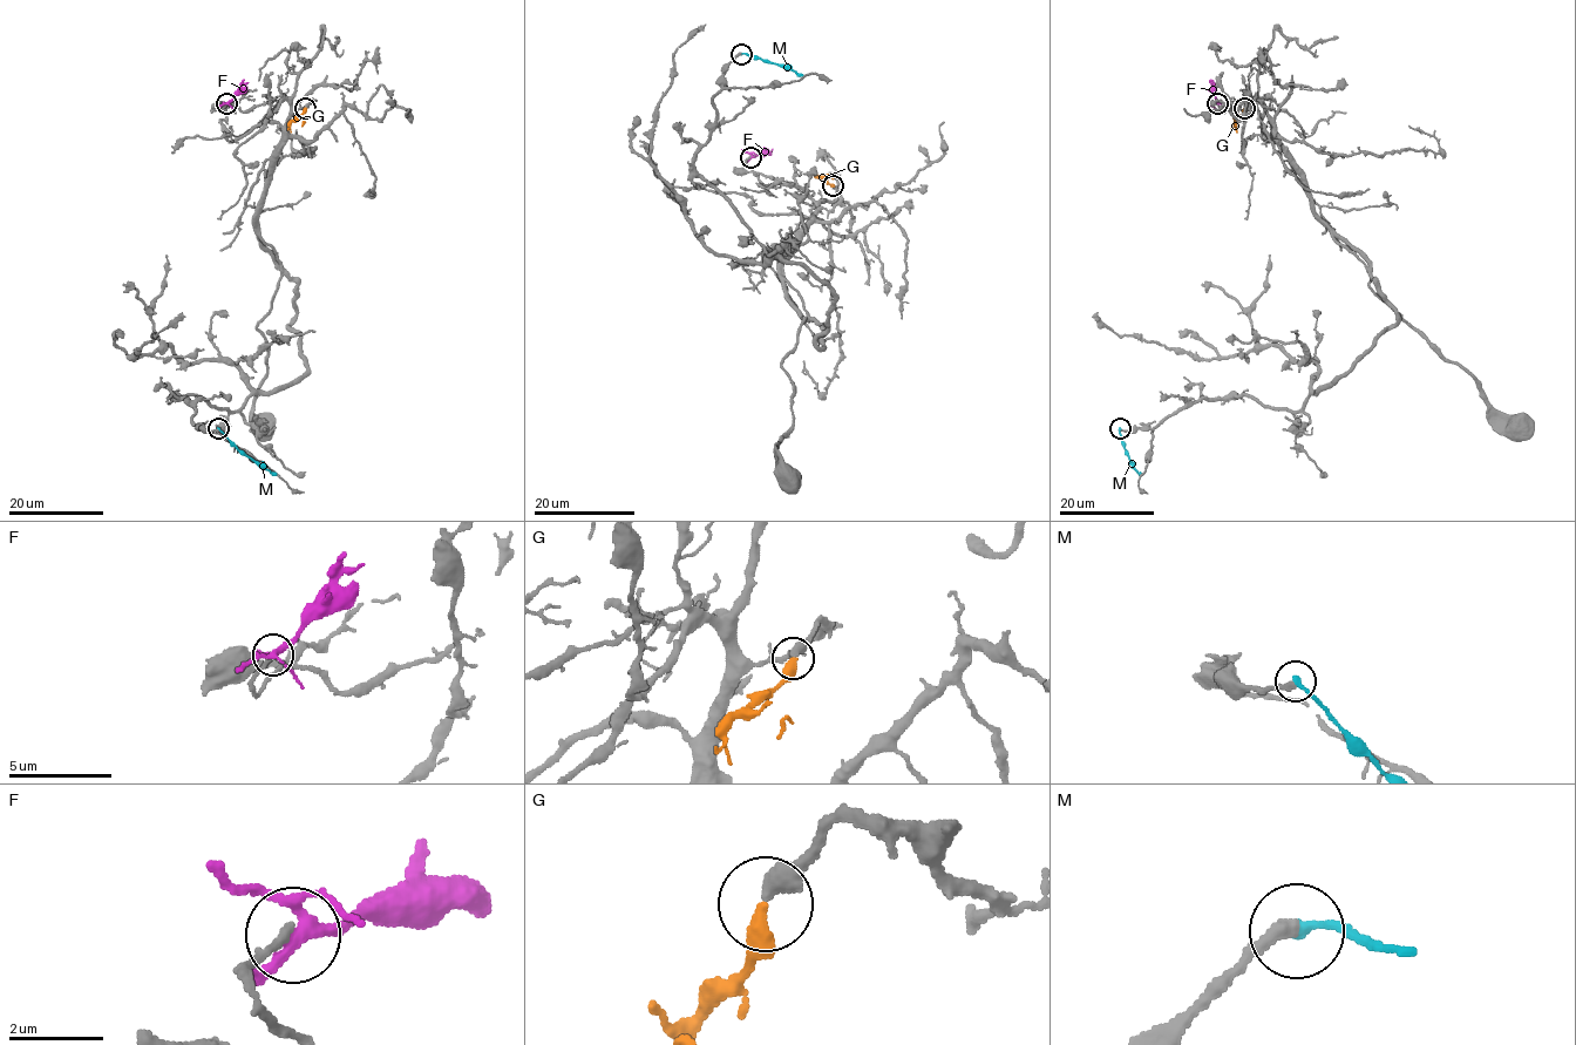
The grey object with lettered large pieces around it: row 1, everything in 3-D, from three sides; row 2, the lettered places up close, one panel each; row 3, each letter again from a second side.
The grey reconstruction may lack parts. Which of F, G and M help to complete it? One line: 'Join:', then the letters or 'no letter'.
Join: G

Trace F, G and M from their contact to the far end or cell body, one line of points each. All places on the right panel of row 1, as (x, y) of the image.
F: (1216, 103), (1215, 89), (1209, 82)
G: (1244, 108), (1236, 123), (1237, 131)
M: (1120, 429), (1132, 466), (1140, 474)

